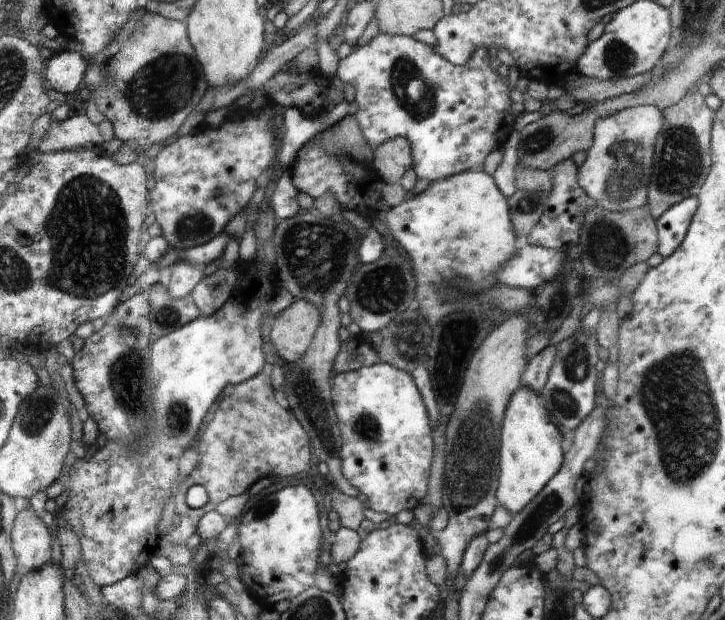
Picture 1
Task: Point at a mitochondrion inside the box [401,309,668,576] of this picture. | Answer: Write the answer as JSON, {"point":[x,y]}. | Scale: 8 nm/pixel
{"point":[472,455]}

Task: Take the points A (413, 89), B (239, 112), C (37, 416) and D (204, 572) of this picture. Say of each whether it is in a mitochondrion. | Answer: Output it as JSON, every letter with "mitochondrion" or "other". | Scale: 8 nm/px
{"A":"mitochondrion","B":"other","C":"mitochondrion","D":"other"}

